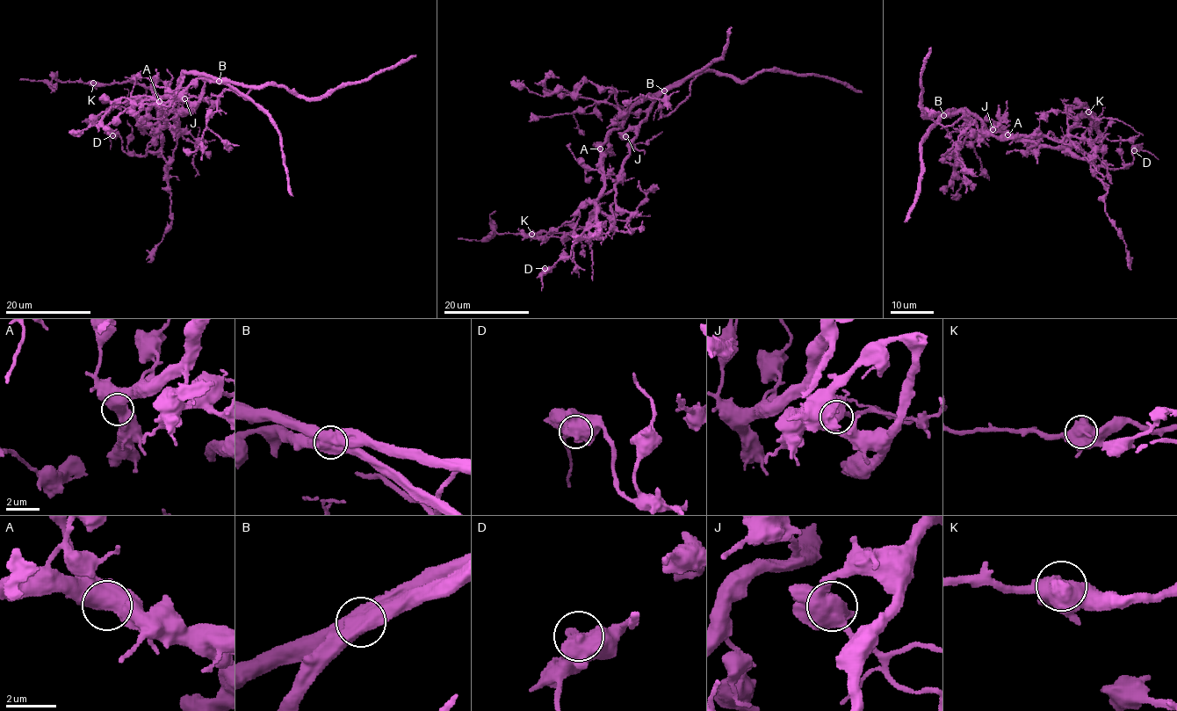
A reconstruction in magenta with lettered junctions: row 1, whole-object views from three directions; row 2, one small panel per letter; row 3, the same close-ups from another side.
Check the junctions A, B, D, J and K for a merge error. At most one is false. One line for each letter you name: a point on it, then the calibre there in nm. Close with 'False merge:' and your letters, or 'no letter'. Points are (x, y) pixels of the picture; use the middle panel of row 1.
B: at (664, 90); 800 nm thick
False merge: B

